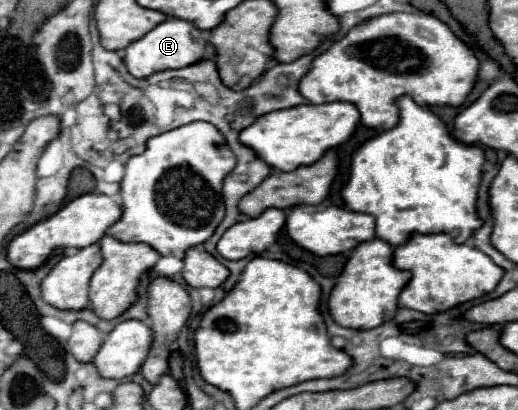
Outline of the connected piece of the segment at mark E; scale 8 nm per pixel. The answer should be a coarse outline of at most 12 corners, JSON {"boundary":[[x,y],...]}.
{"boundary":[[169,18],[125,48],[131,76],[185,68],[203,56],[201,30]]}

